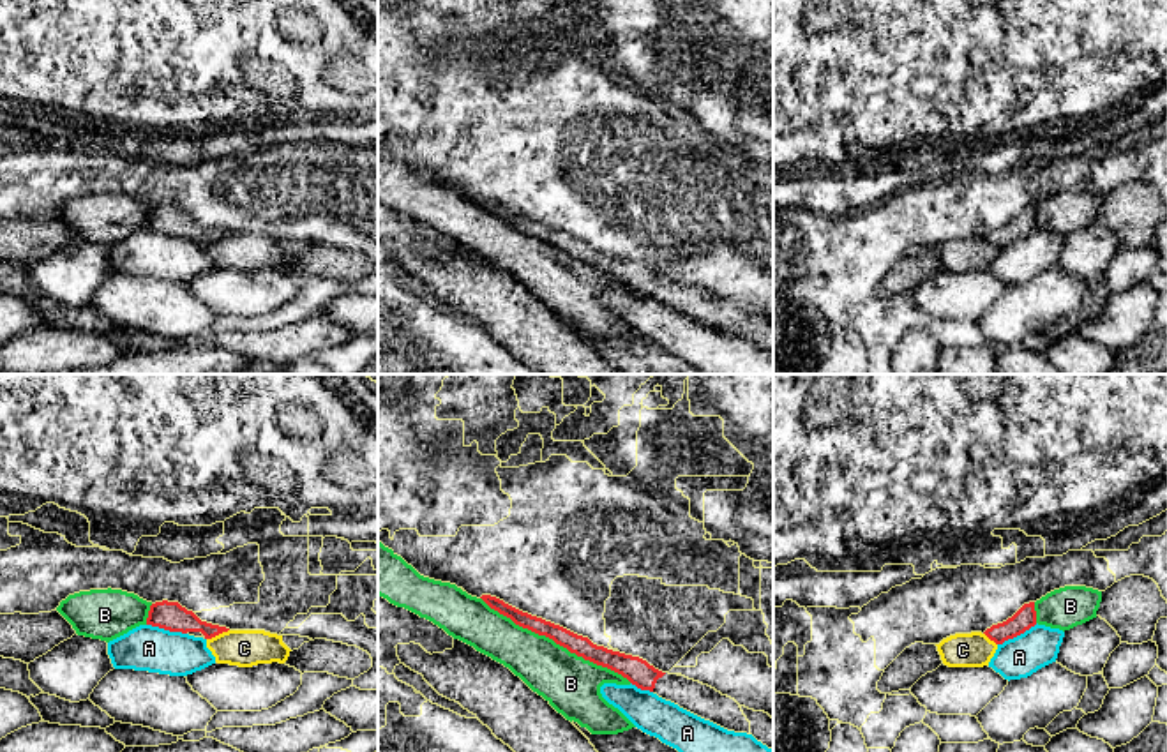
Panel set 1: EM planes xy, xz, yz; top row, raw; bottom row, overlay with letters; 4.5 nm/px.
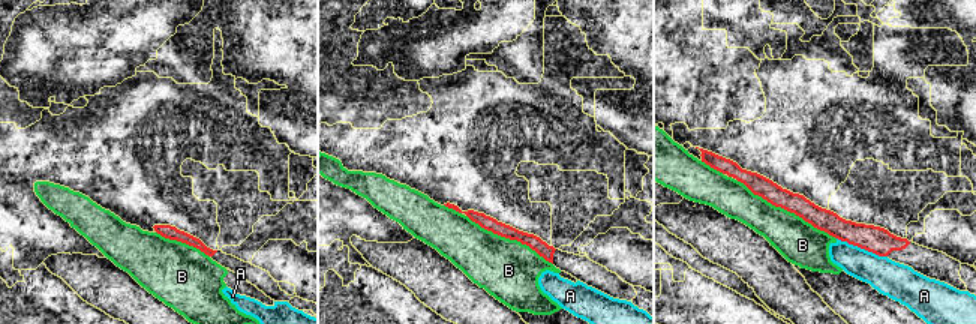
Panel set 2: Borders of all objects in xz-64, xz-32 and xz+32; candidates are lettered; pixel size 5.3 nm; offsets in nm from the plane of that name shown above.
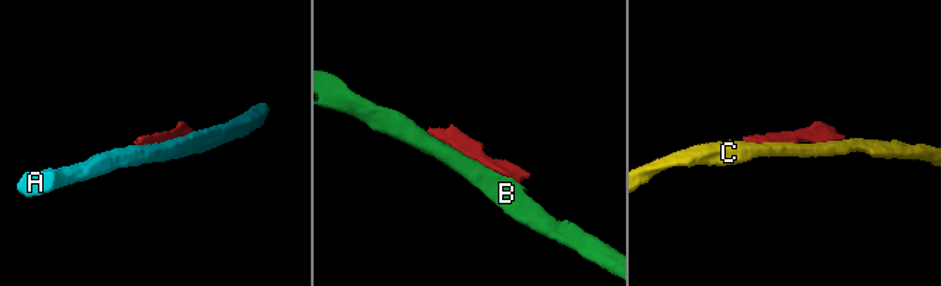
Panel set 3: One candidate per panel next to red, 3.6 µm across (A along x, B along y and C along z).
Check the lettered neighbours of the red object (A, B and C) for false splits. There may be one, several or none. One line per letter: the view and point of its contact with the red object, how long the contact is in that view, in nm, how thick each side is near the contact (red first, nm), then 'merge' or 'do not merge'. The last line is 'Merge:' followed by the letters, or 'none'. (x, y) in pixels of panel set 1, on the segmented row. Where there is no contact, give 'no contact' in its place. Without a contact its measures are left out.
A: meets red in xy at (166, 629); contact 190 nm long; 130 nm thick on the red side, 200 nm on the other; do not merge
B: meets red in xz at (557, 643); contact 800 nm long; 90 nm thick on the red side, 260 nm on the other; do not merge
C: meets red in xy at (218, 634); contact 120 nm long; 130 nm thick on the red side, 170 nm on the other; do not merge
Merge: none

